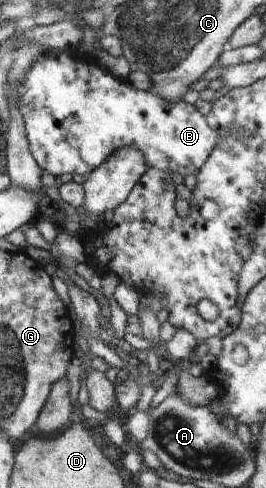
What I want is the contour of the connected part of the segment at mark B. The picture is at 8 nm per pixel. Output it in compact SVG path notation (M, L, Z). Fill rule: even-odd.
M46 48L43 56L27 73L18 107L25 123L29 150L34 161L40 166L41 170L46 170L48 173L59 177L63 174L79 174L80 176L84 176L84 174L88 174L88 170L95 170L98 166L102 166L117 151L132 146L143 155L145 164L148 167L156 168L158 171L163 171L168 174L175 173L184 178L191 174L198 175L204 169L204 164L207 162L208 156L217 146L219 140L219 135L216 130L210 128L206 123L206 118L198 112L194 105L186 104L182 99L178 101L166 101L164 97L160 97L153 91L137 90L127 80L119 80L114 74L102 68L93 54L86 55L84 52L79 53L79 57L76 59L72 55L72 52L62 53L60 50Z

